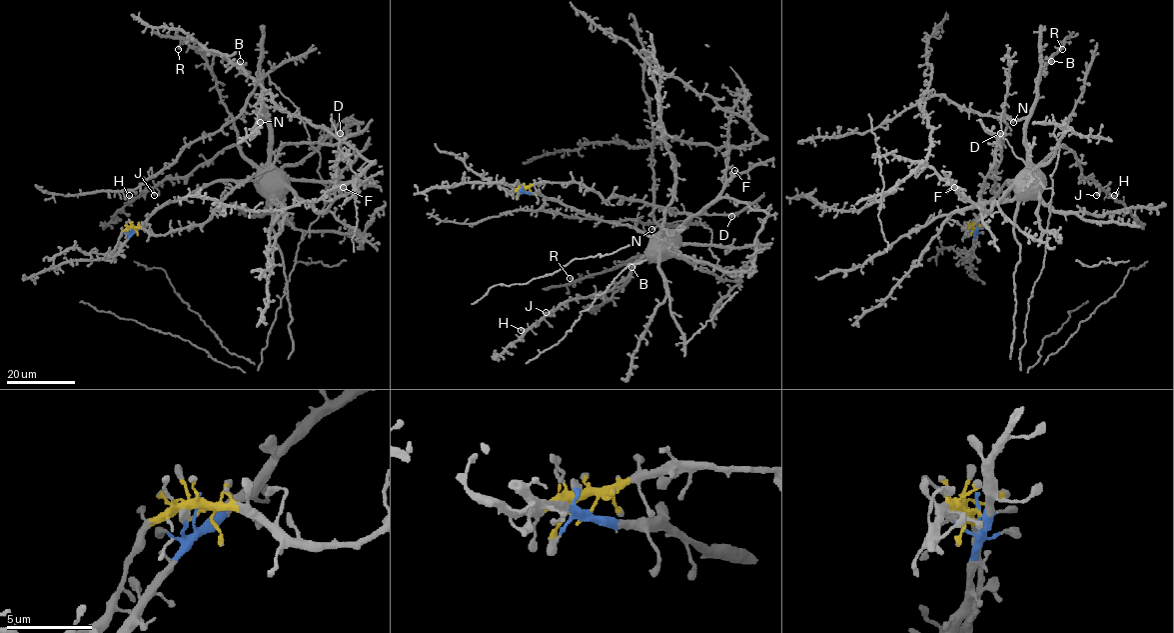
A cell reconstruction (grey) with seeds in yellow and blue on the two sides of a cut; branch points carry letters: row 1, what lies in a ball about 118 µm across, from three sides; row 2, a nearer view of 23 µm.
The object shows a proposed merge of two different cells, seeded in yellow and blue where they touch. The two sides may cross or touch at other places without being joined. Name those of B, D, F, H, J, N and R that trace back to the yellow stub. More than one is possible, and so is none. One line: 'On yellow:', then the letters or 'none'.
On yellow: D

